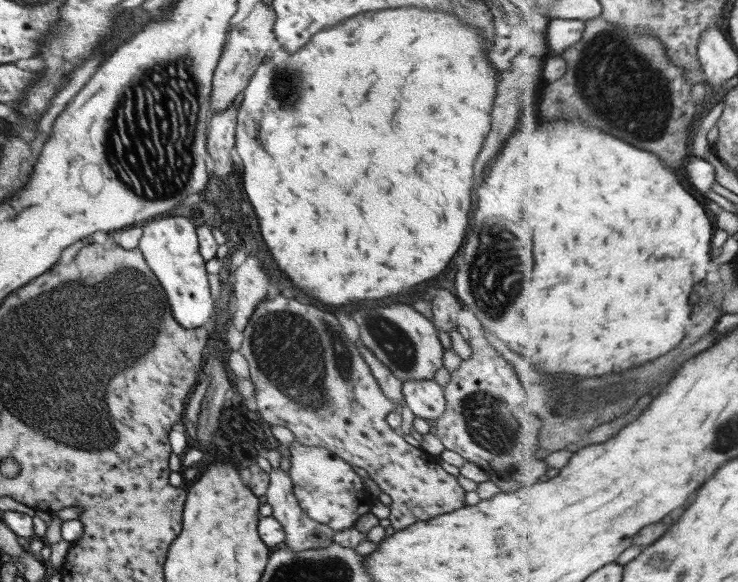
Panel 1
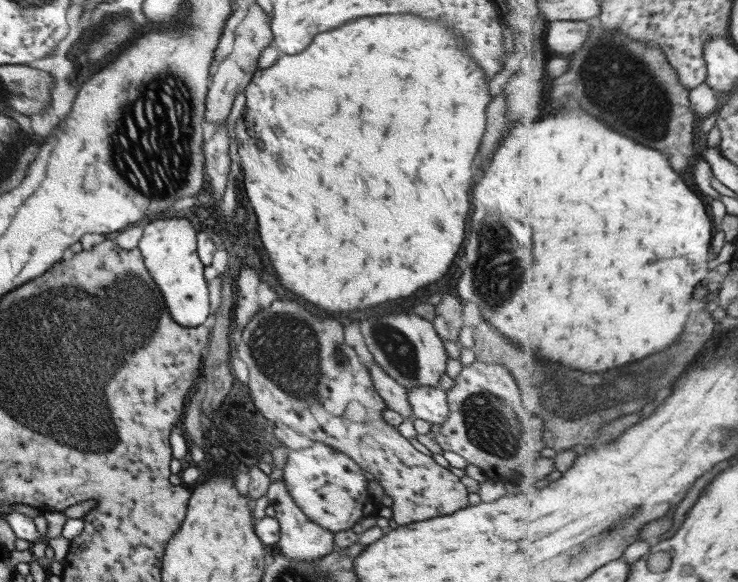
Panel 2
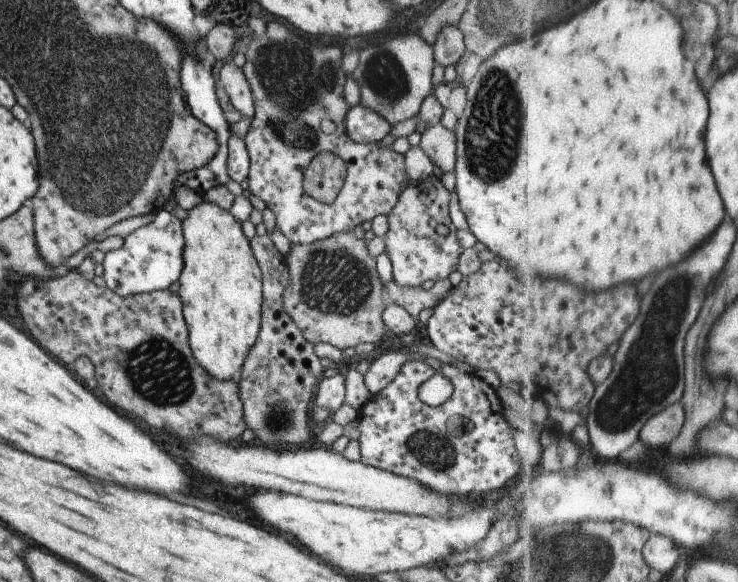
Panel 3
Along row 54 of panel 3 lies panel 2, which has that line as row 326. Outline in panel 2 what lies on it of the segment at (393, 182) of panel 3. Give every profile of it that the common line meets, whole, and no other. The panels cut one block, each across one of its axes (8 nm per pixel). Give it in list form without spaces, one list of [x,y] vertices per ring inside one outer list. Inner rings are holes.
[[[274,300],[252,318],[234,342],[234,354],[248,364],[248,386],[256,408],[268,420],[284,422],[302,436],[335,448],[360,468],[371,472],[385,490],[385,495],[392,498],[391,518],[398,526],[449,515],[470,505],[469,493],[456,474],[440,466],[432,457],[418,452],[408,439],[400,435],[397,427],[384,420],[387,404],[378,394],[369,369],[362,364],[354,348],[344,342],[342,326],[334,318],[310,312],[298,302]]]

